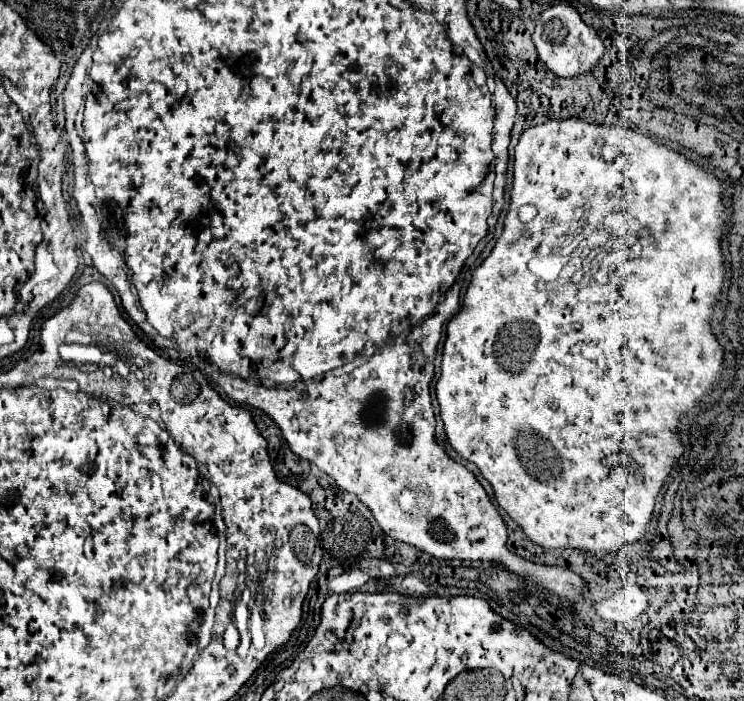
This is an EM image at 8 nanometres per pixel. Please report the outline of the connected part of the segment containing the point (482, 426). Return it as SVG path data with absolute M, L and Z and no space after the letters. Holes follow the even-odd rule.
M565 119L565 121L547 121L543 125L531 127L527 131L523 131L517 147L515 147L515 167L513 167L513 185L511 185L511 205L509 211L505 215L503 221L503 233L497 239L495 247L491 249L489 257L473 271L471 283L465 291L463 297L463 309L455 315L455 319L449 321L447 325L447 339L443 345L443 359L441 359L441 379L437 381L437 401L441 407L441 419L445 423L445 433L447 433L447 441L449 445L465 459L469 459L471 463L475 463L481 471L481 475L491 483L497 503L509 513L509 517L519 523L519 527L525 531L525 535L541 545L541 547L573 547L573 549L585 549L591 553L611 553L617 551L619 547L623 547L629 541L639 541L645 535L645 527L649 525L651 513L653 513L653 505L655 505L655 497L659 493L659 489L663 487L665 477L669 475L669 467L677 463L677 459L683 455L683 445L677 439L675 433L675 425L677 419L689 411L691 407L695 407L695 403L709 391L713 389L715 381L721 379L721 371L723 371L723 353L721 347L715 339L715 335L711 333L709 327L709 319L713 315L713 303L715 297L723 285L723 277L725 277L725 267L723 267L723 257L721 257L721 229L723 229L723 201L721 201L721 183L717 177L705 173L703 169L699 169L695 163L691 163L689 159L685 159L681 153L657 145L655 141L651 141L645 135L639 135L637 131L631 129L619 129L619 127L603 127L603 125L591 125L583 119ZM529 205L535 209L535 215L531 219L525 219L521 215L521 209Z

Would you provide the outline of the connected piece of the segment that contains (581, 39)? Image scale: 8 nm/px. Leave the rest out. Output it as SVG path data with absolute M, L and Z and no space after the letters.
M563 3L545 9L537 17L533 43L537 47L539 59L559 77L575 77L575 75L591 71L591 67L597 65L597 61L601 59L601 55L605 51L603 41L597 37L597 33L589 25L585 25L581 21L579 11L575 7L563 5Z

